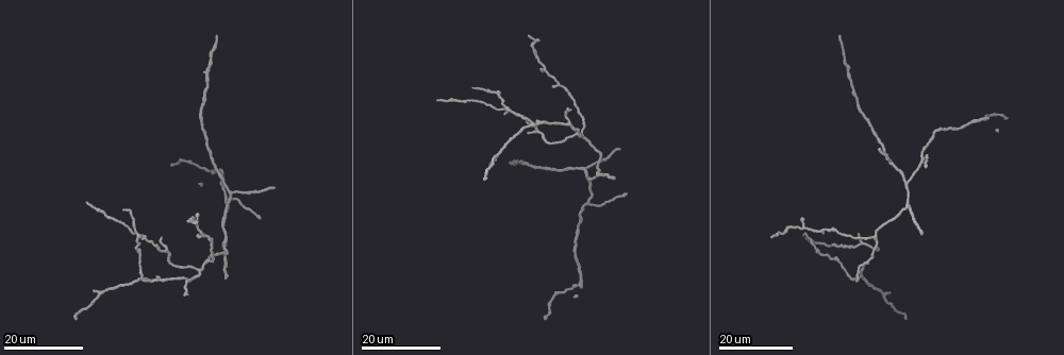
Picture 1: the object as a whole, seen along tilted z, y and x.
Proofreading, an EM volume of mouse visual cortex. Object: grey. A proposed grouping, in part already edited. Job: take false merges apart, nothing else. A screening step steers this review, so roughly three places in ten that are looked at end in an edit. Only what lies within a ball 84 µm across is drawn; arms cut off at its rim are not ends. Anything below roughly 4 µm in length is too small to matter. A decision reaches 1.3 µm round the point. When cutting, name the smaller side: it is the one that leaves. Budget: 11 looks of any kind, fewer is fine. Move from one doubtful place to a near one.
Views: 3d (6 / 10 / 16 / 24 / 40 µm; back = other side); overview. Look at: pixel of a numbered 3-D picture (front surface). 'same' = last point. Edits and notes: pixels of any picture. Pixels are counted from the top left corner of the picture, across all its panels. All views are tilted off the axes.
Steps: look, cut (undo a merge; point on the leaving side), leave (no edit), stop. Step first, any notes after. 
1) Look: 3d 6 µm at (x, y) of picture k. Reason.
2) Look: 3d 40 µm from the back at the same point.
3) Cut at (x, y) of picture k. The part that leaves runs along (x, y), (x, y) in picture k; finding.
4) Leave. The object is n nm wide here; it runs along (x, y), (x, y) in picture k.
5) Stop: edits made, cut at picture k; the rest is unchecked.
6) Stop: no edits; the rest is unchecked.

Look: 3d 16 µm at (908, 204) of picture 1. Side arm on a straight run.

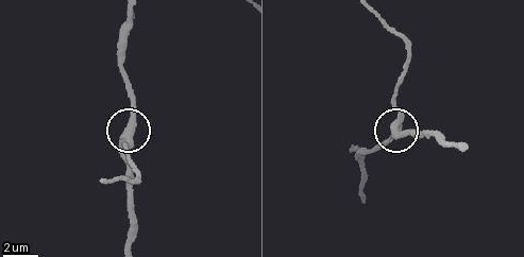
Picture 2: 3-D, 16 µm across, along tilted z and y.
Look: 3d 6 µm at (395, 133) of picture 2.

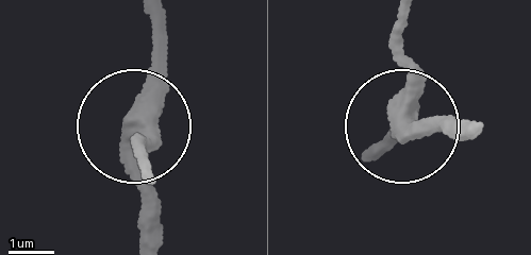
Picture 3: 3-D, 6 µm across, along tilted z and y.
Leave. 3 arms meet here; one neuron here.

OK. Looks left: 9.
Look: 3d 16 µm at (873, 248) of picture 1. Three arms meet.

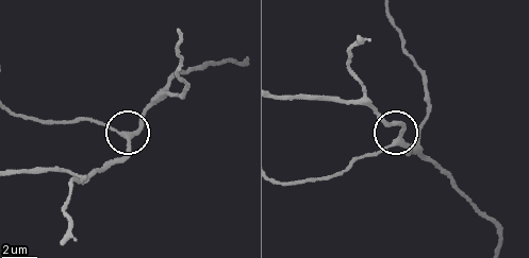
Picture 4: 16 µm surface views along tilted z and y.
Look: 3d 10 µm at (401, 141) of picture 4.

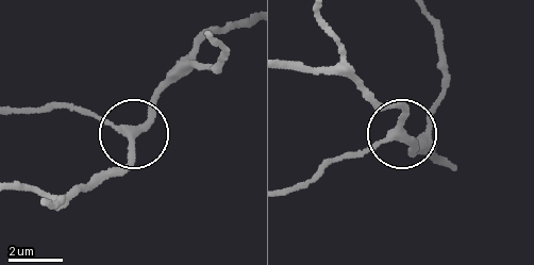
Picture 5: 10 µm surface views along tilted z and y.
Leave. It runs along (248, 20), (202, 44), (112, 178) in picture 5; all the same neuron.

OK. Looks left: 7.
Look: 3d 16 µm at (571, 124) of picture 1. Three arms meet.

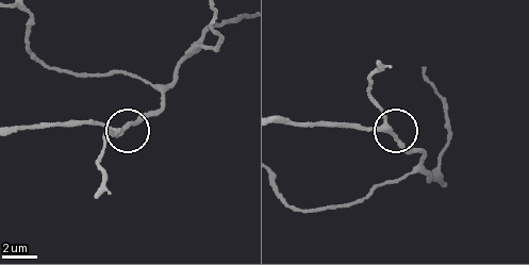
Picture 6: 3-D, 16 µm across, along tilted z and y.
Look: 3d 6 µm at (119, 129) of picture 6.

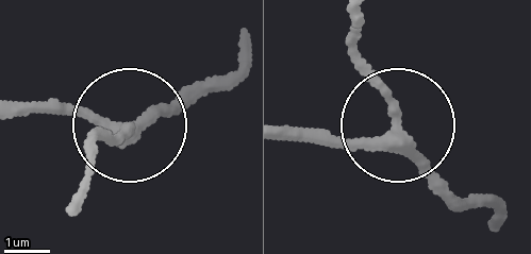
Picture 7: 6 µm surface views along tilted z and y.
Leave. 3 arms meet here; continuous, no second neuron.

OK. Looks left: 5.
Look: 3d 24 µm at (496, 94) of picture 1. Arms run side by side.

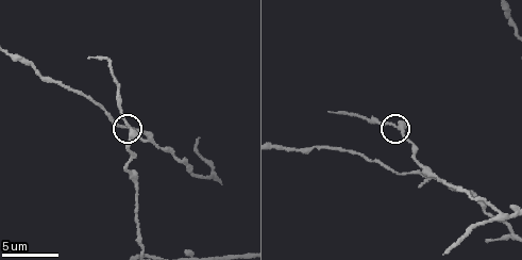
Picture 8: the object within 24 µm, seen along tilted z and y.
Look: 3d 10 µm at (128, 126) of picture 8.

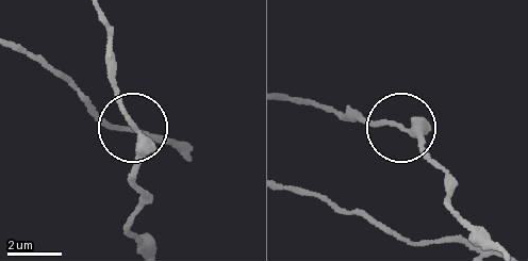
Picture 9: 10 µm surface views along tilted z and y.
Leave. The object is 230 nm wide here; continuous, no second neuron.

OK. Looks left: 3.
Look: 3d 10 µm at (499, 214) of picture 8. Thin arm on a thick one.

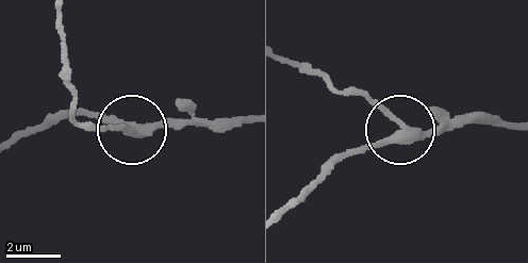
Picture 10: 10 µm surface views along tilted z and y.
Leave. The side arm is 27 µm long; 3 arms meet here; all the same neuron.

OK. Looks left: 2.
Stop: no edits; the rest is unchecked.

